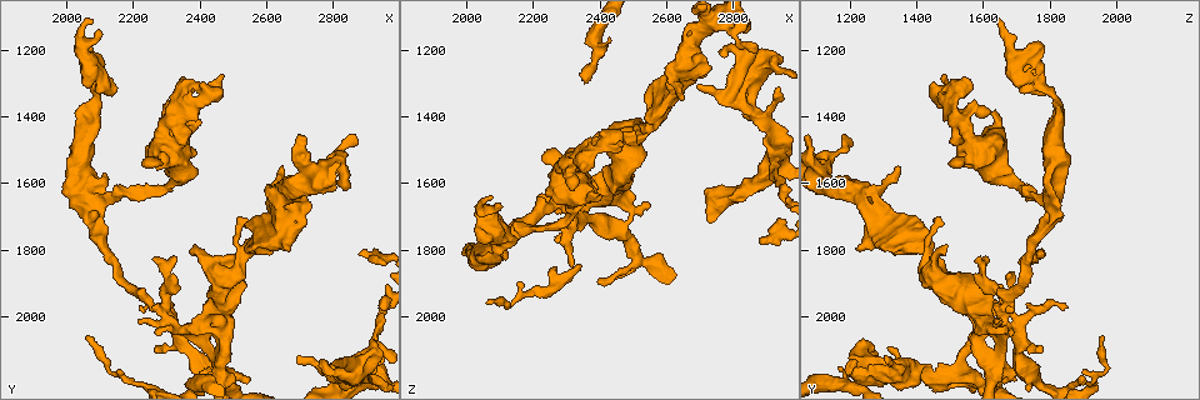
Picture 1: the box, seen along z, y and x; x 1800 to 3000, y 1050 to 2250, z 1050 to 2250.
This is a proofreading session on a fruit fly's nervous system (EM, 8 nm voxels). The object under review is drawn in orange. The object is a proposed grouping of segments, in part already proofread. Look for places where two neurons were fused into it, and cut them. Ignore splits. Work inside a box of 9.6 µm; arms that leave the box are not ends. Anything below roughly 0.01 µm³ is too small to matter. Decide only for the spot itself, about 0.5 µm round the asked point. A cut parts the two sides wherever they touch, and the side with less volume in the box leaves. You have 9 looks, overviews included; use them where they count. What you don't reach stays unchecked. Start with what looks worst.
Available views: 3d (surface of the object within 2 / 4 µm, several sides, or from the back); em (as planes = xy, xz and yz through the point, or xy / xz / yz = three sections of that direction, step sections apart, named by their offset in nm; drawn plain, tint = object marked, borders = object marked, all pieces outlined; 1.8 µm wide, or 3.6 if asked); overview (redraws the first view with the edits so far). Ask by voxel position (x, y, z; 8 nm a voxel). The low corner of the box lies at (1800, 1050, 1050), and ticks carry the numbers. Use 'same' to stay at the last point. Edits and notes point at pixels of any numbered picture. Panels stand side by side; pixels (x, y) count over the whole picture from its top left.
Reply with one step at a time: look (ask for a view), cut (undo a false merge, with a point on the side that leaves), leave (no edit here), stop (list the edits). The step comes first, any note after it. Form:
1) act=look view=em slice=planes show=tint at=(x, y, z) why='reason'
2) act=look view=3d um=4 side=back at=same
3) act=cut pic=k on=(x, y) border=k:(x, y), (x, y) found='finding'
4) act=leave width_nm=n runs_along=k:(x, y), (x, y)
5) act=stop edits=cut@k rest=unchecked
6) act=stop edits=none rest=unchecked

act=look view=3d um=4 side=back at=(2280, 1980, 1660) why='sharp bend'

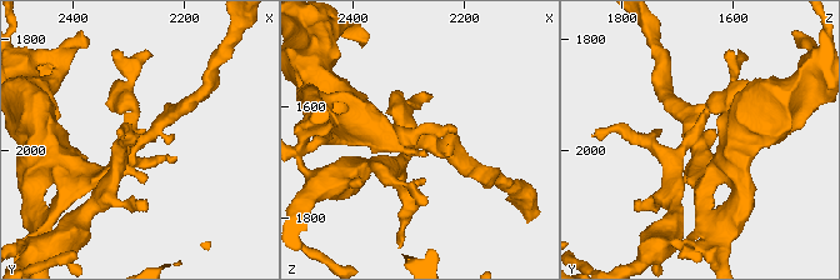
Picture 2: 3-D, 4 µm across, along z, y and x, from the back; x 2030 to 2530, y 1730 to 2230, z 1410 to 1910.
act=look view=em um=3.6 slice=planes show=tint at=(2285, 1985, 1665) why='shape alone is not enough'

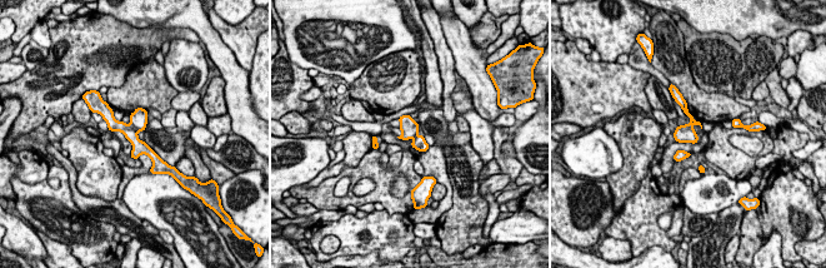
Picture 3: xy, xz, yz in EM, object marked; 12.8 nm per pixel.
act=cut pic=3 on=(139, 122) width_nm=220 border=3:(130, 123), (138, 132) found='two neurons meet here'

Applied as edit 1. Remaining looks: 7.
act=look view=overview

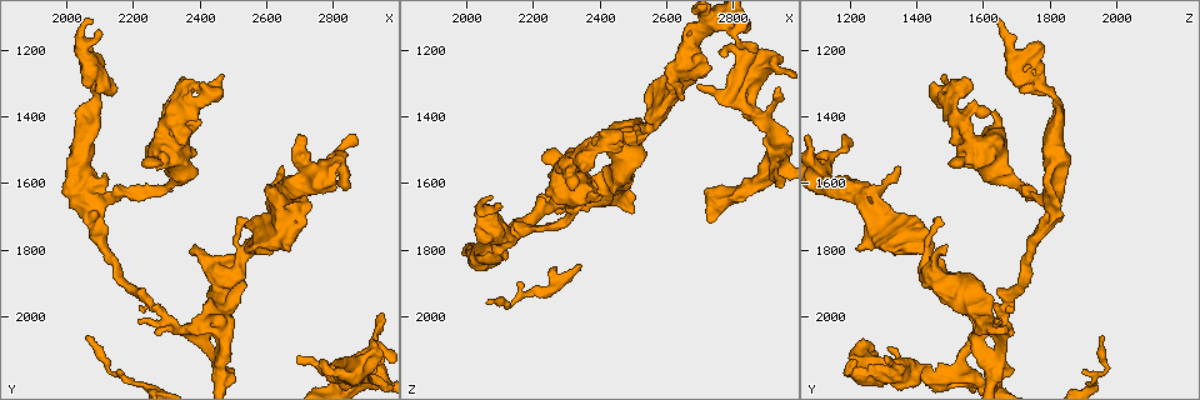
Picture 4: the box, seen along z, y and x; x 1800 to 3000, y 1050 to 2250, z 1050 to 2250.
act=look view=3d um=2 at=(2100, 1650, 1810) why='sharp bend'

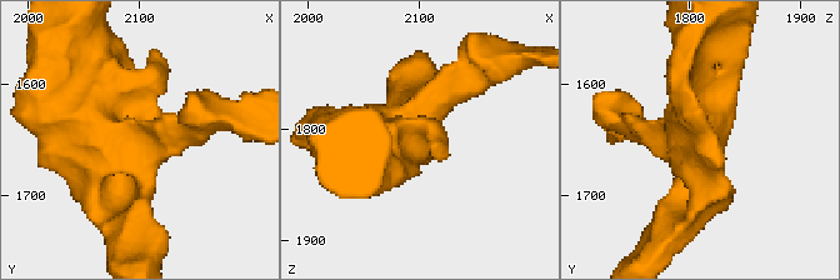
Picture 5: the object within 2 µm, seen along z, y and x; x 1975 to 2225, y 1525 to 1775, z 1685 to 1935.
act=look view=em slice=planes show=borders at=(2094, 1654, 1810)

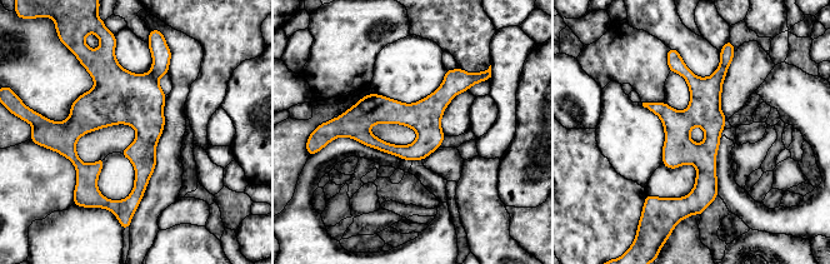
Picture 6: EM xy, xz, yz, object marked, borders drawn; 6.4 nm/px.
act=leave width_nm=220 runs_along=6:(674, 59), (710, 118), (699, 207) found='one neuron here'

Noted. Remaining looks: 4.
act=look view=em slice=planes show=tint at=(2930, 2160, 1530)

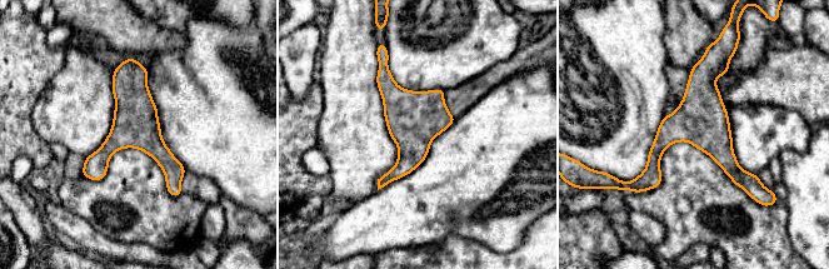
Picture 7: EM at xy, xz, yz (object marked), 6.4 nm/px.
act=leave width_nm=300 runs_along=7:(712, 59), (647, 187) found='all the same neuron'

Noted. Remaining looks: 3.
act=look view=em slice=xy step=8 show=tint at=(2690, 1630, 1160) why='abrupt turn'

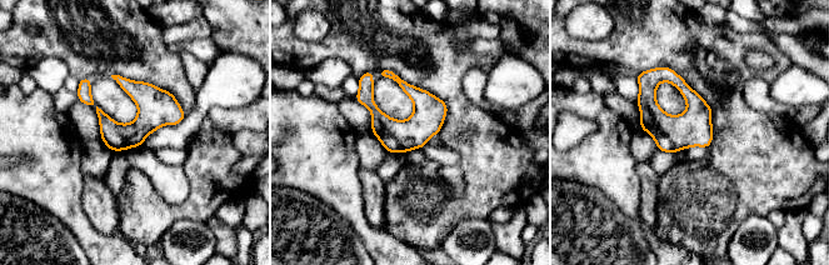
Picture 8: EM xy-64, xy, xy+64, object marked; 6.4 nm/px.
act=look view=em slice=planes show=borders at=same why='cut it another way'

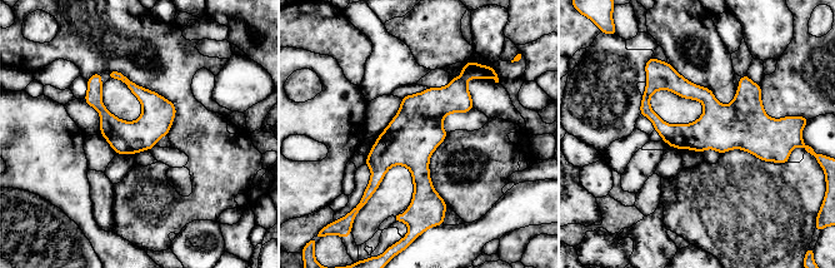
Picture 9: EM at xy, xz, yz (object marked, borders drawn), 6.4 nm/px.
act=leave found='one neuron here'

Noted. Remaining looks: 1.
act=stop edits=cut@3 rest=unchecked

